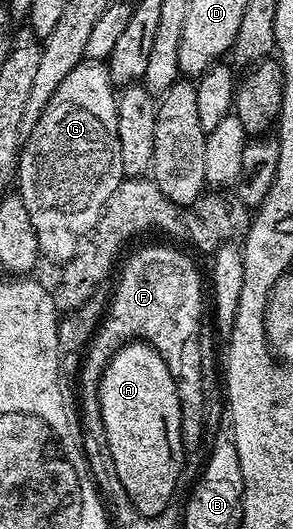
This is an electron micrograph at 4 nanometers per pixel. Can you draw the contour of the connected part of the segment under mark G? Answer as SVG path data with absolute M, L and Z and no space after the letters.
M83 61L51 91L46 104L38 112L34 128L25 136L24 146L18 152L16 191L32 218L39 254L45 260L48 258L59 263L70 260L78 251L82 235L89 234L95 227L112 194L125 178L123 162L120 161L115 84L110 82L110 72L105 62Z

